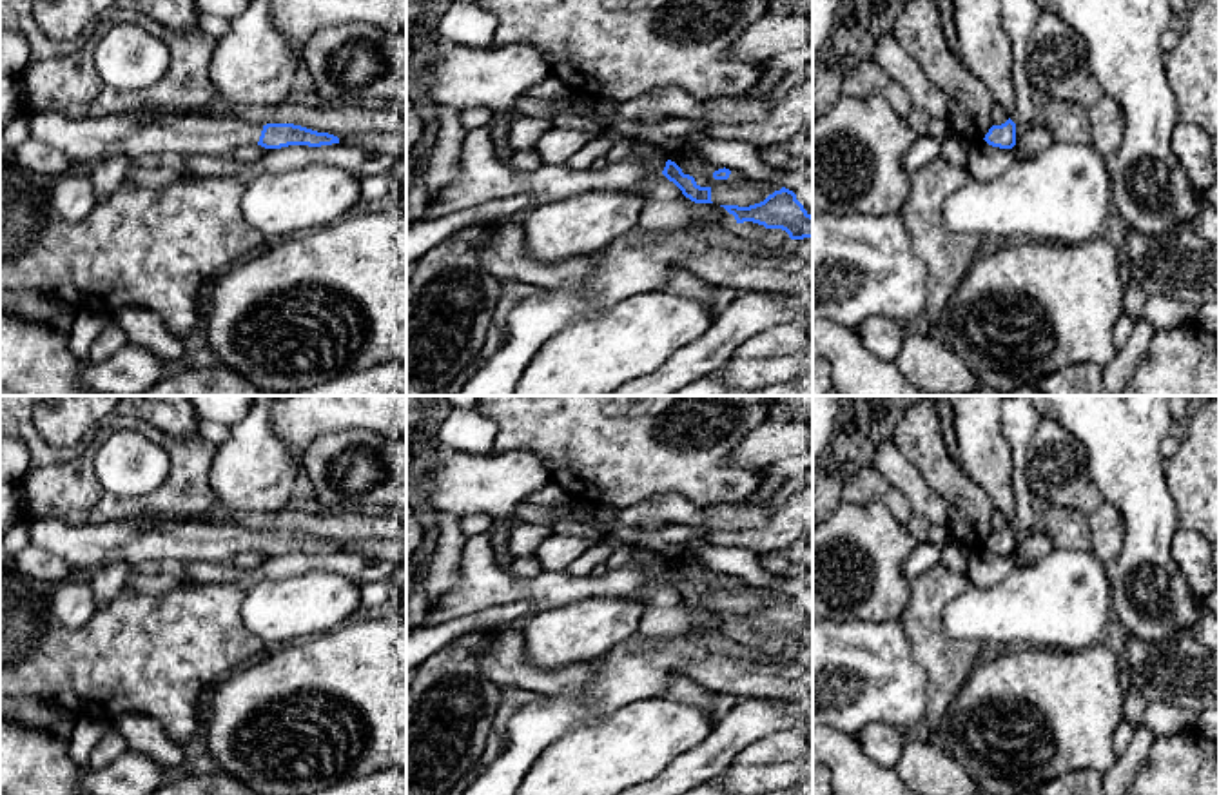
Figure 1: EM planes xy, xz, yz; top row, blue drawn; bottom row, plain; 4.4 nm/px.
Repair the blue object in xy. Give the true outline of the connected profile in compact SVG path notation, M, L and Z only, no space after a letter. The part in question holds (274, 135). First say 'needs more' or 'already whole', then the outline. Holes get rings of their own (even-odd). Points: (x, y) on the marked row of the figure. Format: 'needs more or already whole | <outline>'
needs more | M29 111L29 136L63 152L74 169L98 163L109 154L161 154L180 162L189 154L223 156L241 145L281 149L339 143L328 132L294 123L250 123L232 116L201 118L190 113L138 118L131 113L103 118L69 118L49 111Z

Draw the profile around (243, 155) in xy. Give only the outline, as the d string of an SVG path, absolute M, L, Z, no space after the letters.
M241 145L230 154L229 163L236 163L236 165L252 163L263 158L267 151L268 149L261 145Z

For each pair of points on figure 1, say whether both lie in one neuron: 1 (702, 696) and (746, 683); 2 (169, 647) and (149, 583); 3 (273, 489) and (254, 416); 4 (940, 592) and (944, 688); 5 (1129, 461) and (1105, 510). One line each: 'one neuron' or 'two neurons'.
1: two neurons
2: two neurons
3: one neuron
4: one neuron
5: two neurons

